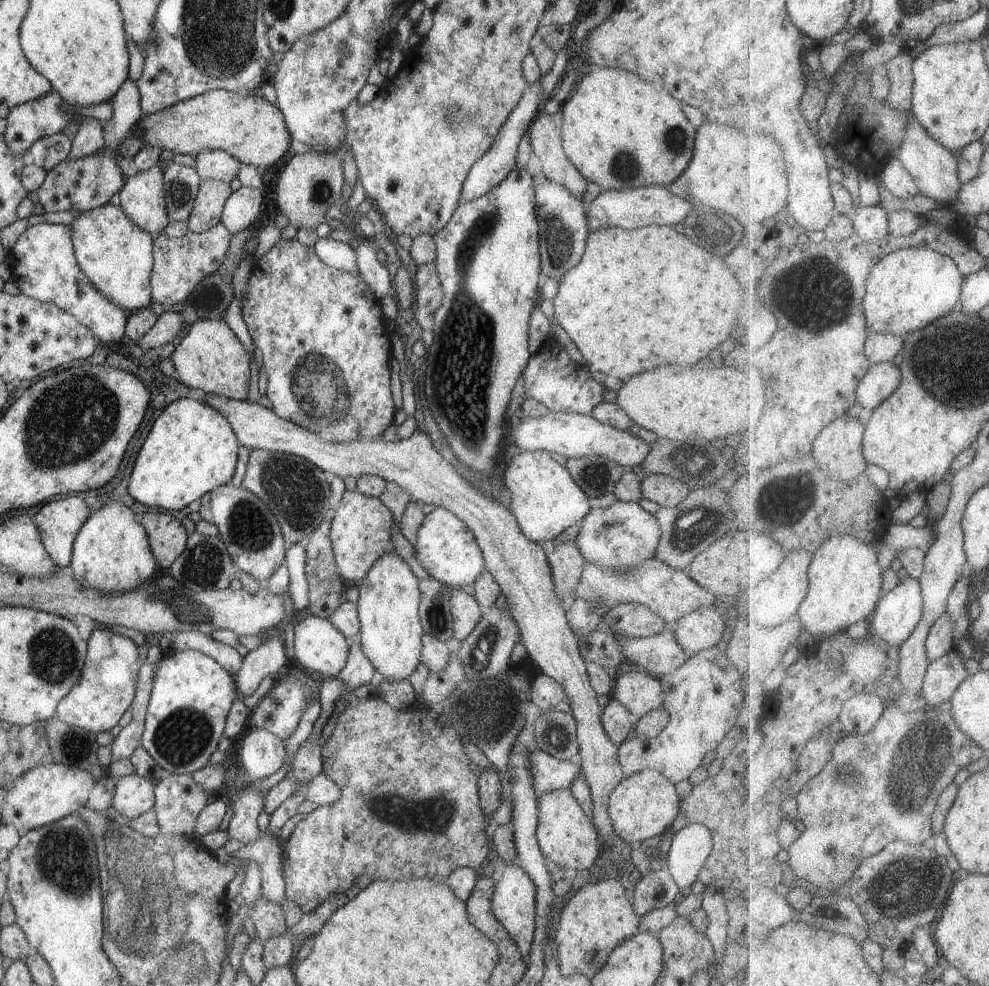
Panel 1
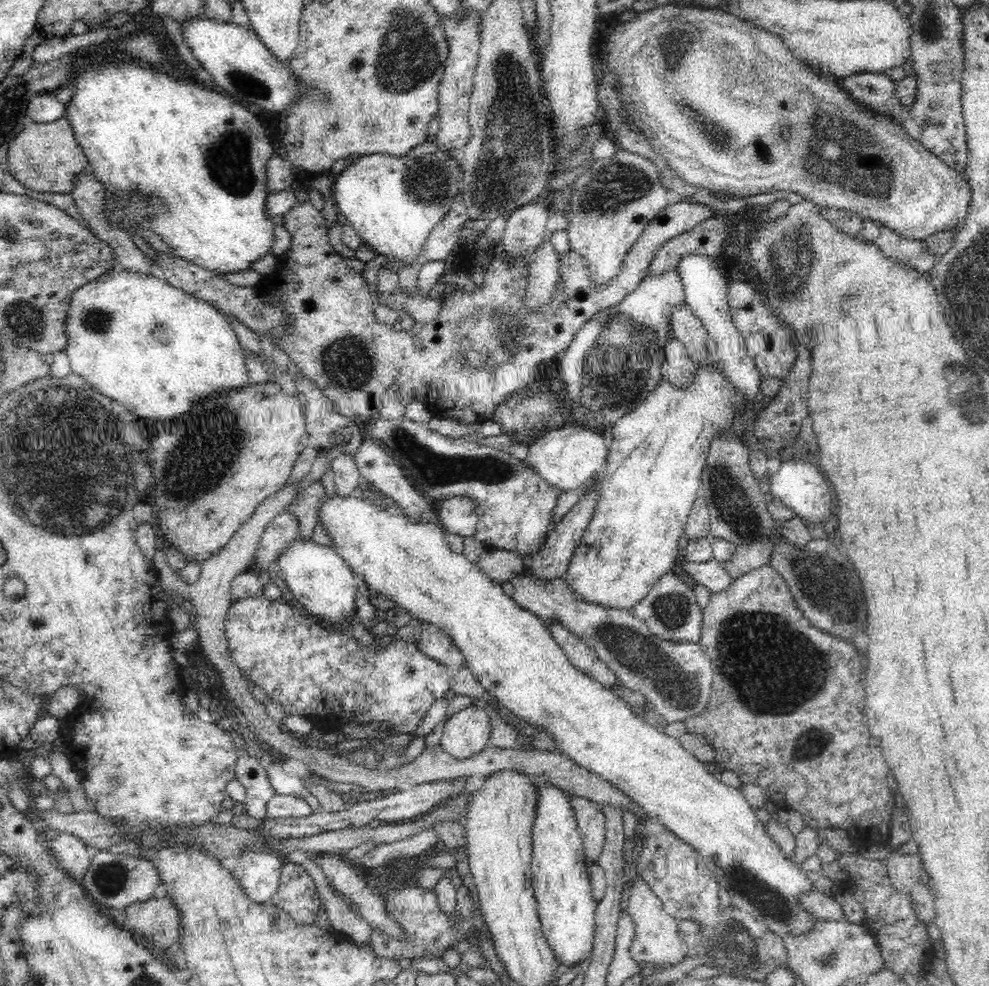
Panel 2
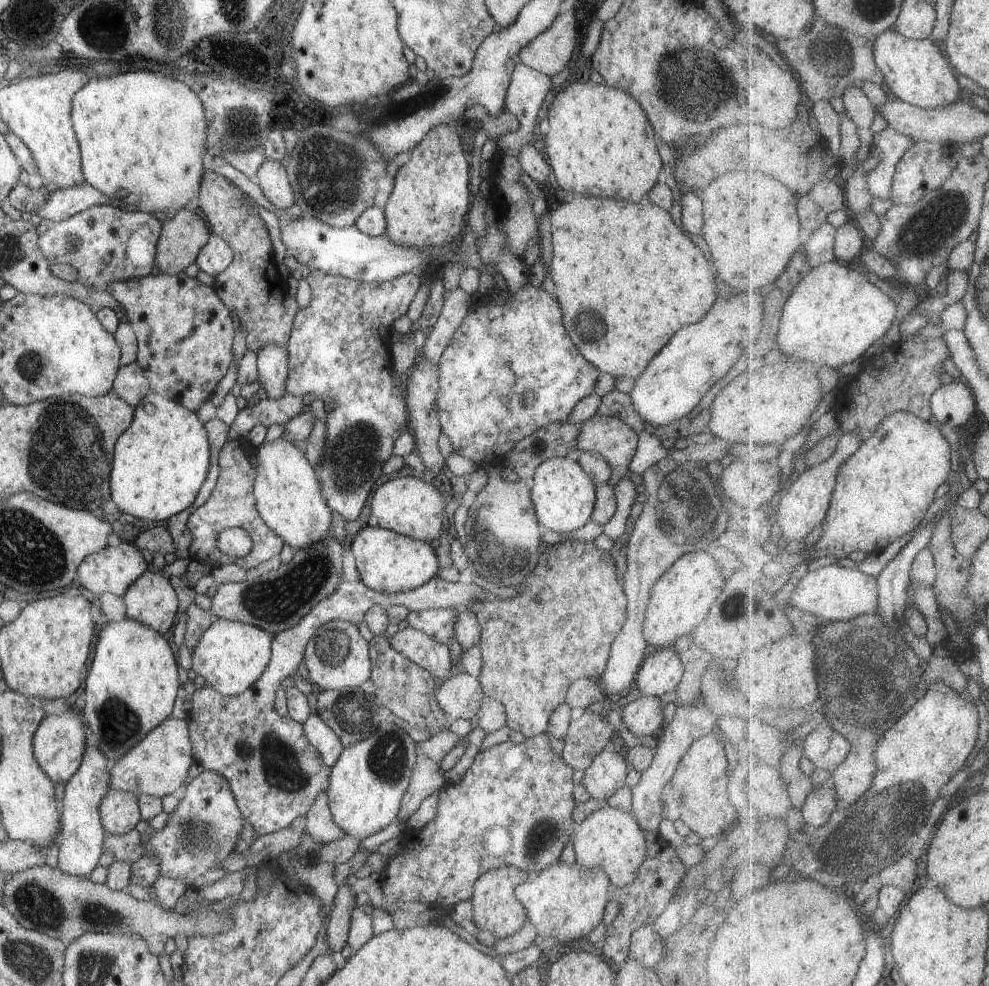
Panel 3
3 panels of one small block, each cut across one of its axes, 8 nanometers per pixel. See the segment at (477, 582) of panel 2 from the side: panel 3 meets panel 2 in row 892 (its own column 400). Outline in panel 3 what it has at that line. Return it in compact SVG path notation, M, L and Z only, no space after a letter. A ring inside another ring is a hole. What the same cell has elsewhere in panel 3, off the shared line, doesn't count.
M391 718L388 722L379 721L370 736L359 743L345 747L329 770L326 791L332 818L346 835L361 841L397 820L402 797L417 763L416 746L418 743Z

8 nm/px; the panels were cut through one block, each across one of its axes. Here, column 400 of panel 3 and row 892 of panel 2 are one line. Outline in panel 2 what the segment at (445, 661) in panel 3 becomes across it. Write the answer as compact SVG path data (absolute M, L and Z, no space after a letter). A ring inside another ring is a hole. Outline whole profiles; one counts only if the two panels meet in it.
M638 876L634 878L629 890L627 912L632 917L635 926L634 940L632 940L629 950L630 956L638 964L657 964L657 966L663 966L662 969L670 968L684 960L690 947L683 939L684 936L678 933L677 919L672 918L664 910L662 901L656 897L656 893L644 879L640 879Z

